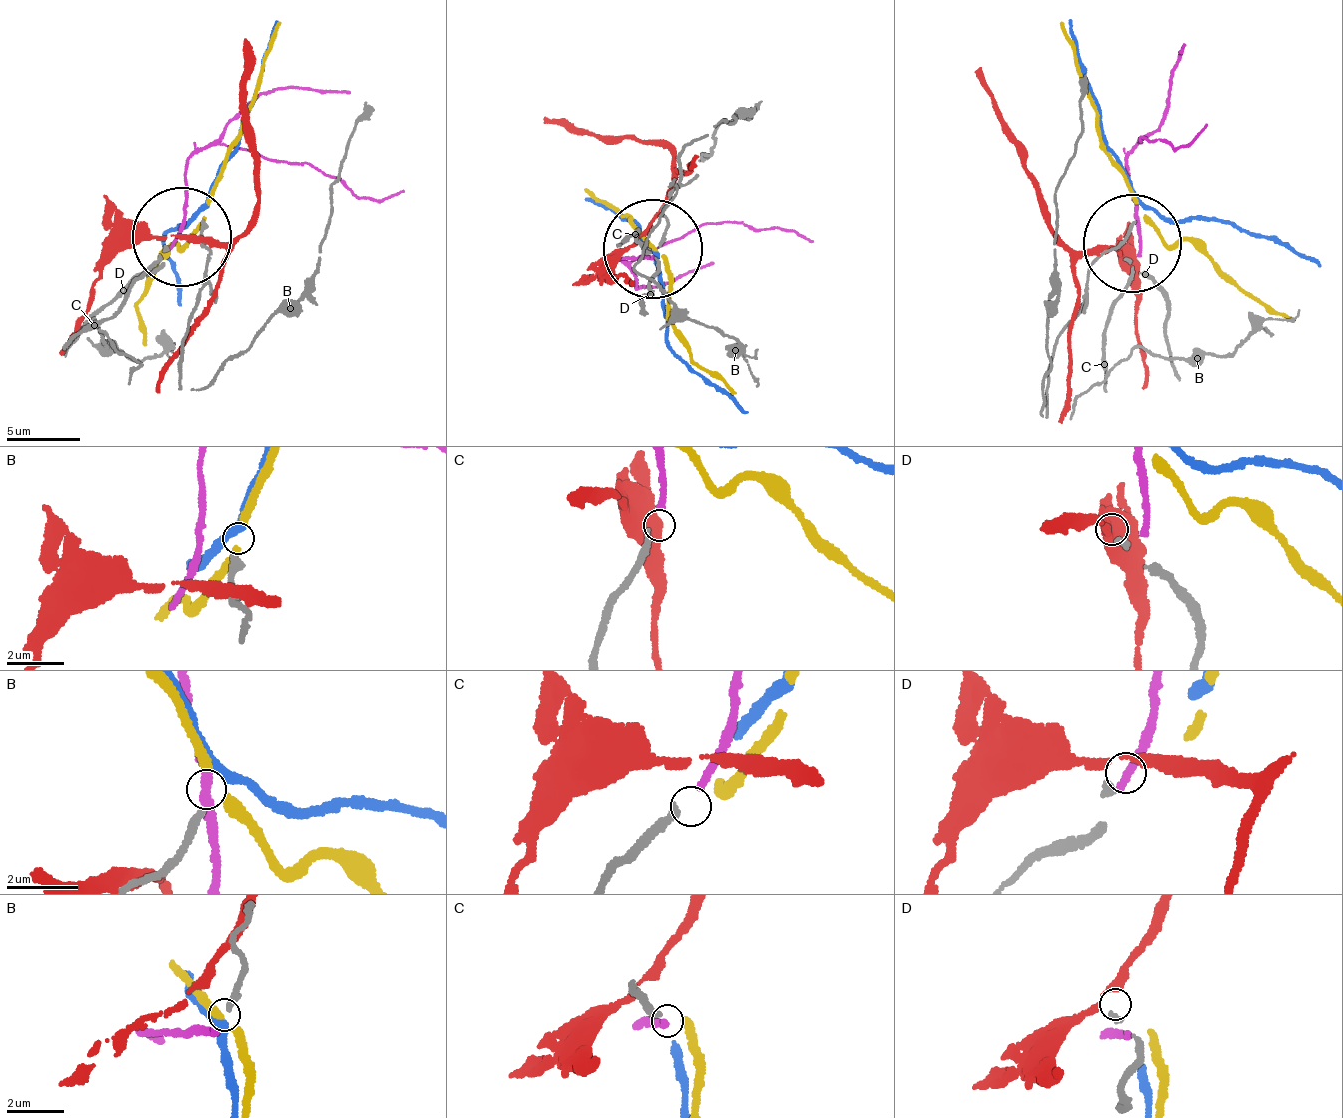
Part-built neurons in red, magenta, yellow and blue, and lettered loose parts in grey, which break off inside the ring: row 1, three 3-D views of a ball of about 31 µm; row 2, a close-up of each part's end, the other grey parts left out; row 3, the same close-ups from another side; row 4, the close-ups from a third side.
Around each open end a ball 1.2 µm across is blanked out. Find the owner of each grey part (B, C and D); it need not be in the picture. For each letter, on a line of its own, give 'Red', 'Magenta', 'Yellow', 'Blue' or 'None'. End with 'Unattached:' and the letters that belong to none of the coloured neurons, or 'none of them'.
B: None
C: Magenta
D: Red
Unattached: B

